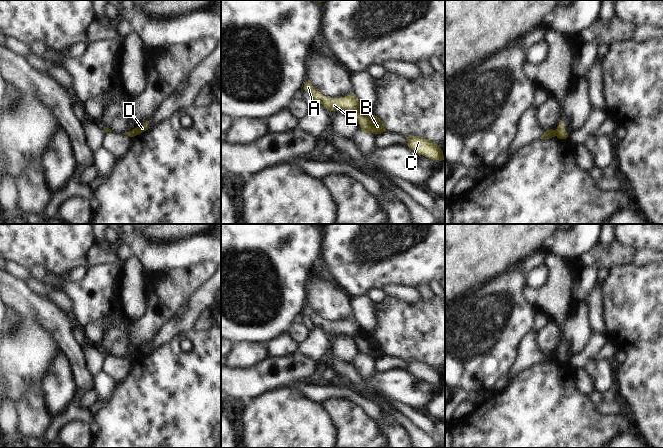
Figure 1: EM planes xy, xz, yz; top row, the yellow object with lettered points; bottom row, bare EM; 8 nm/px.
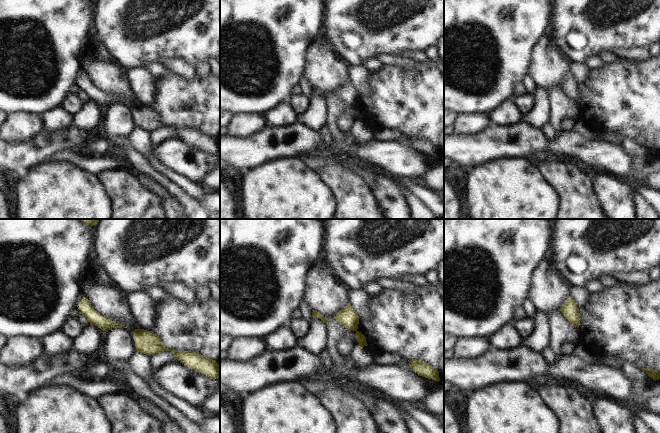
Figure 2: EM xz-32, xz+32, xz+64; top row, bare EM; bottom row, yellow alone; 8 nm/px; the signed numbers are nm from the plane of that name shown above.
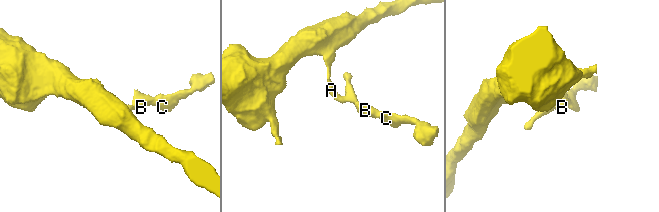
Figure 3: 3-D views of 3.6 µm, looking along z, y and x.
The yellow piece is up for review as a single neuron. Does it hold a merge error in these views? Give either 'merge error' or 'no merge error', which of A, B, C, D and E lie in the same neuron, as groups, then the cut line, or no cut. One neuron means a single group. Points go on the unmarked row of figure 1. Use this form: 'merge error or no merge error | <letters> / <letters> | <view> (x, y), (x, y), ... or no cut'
merge error | A E / B C D | xz (361, 333), (355, 336)

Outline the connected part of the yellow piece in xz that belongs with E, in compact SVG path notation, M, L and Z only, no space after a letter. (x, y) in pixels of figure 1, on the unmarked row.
M310 305L304 306L304 314L309 317L314 327L322 328L330 336L346 334L356 337L362 332L360 325L354 317L341 322L327 322L315 313Z

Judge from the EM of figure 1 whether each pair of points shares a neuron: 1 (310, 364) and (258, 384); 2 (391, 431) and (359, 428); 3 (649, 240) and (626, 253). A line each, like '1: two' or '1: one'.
1: one
2: two
3: two

